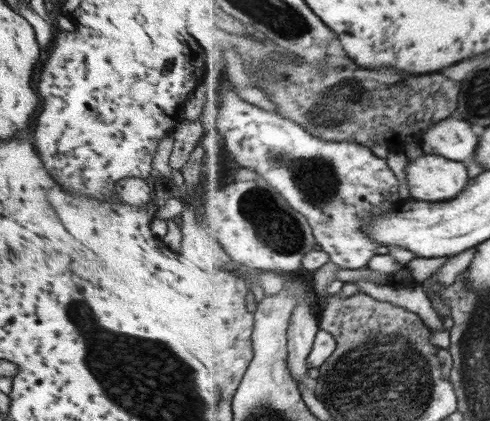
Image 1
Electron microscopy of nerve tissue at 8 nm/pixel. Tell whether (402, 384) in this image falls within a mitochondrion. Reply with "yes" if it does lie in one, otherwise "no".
yes

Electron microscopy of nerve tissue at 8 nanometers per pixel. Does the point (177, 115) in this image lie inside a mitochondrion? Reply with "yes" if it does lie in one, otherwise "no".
no

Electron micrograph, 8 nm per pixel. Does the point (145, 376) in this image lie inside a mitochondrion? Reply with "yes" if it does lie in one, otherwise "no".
yes

